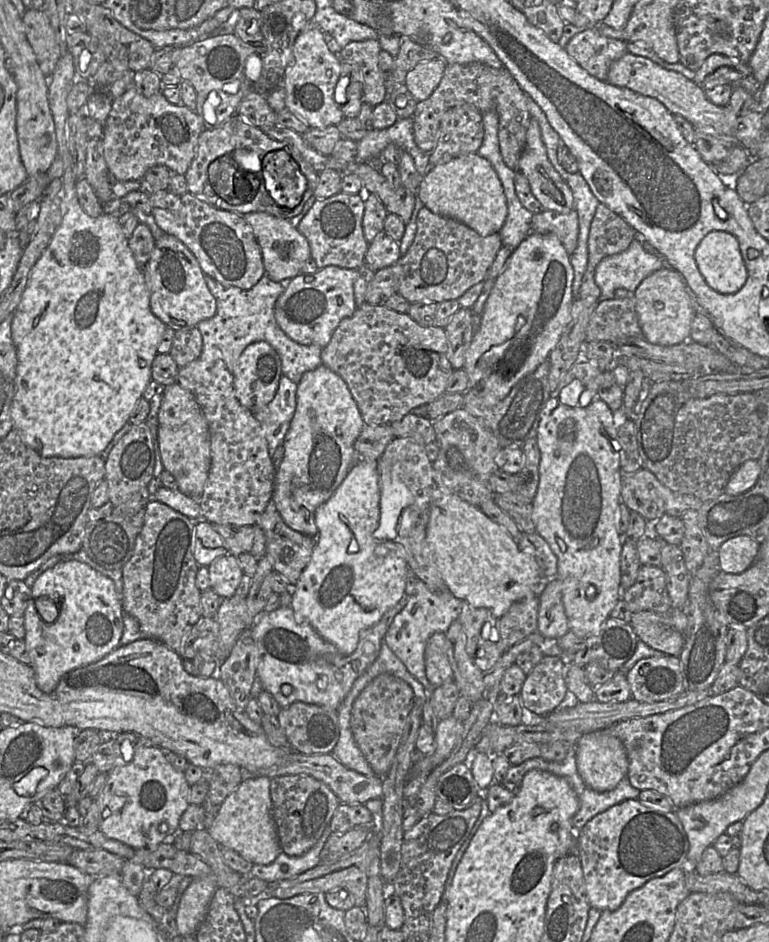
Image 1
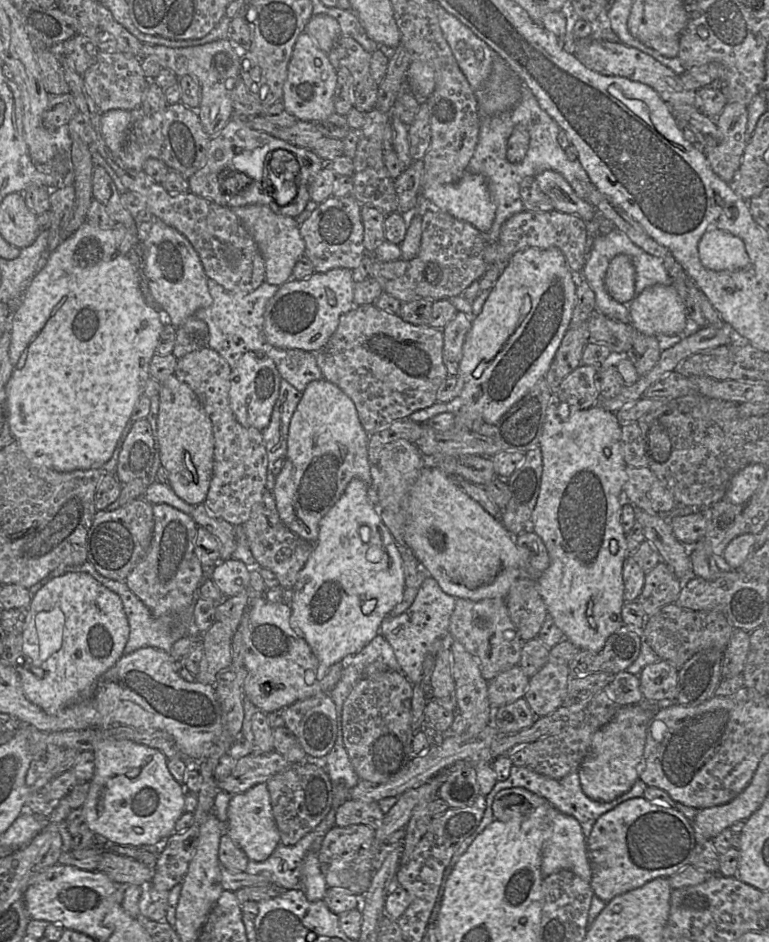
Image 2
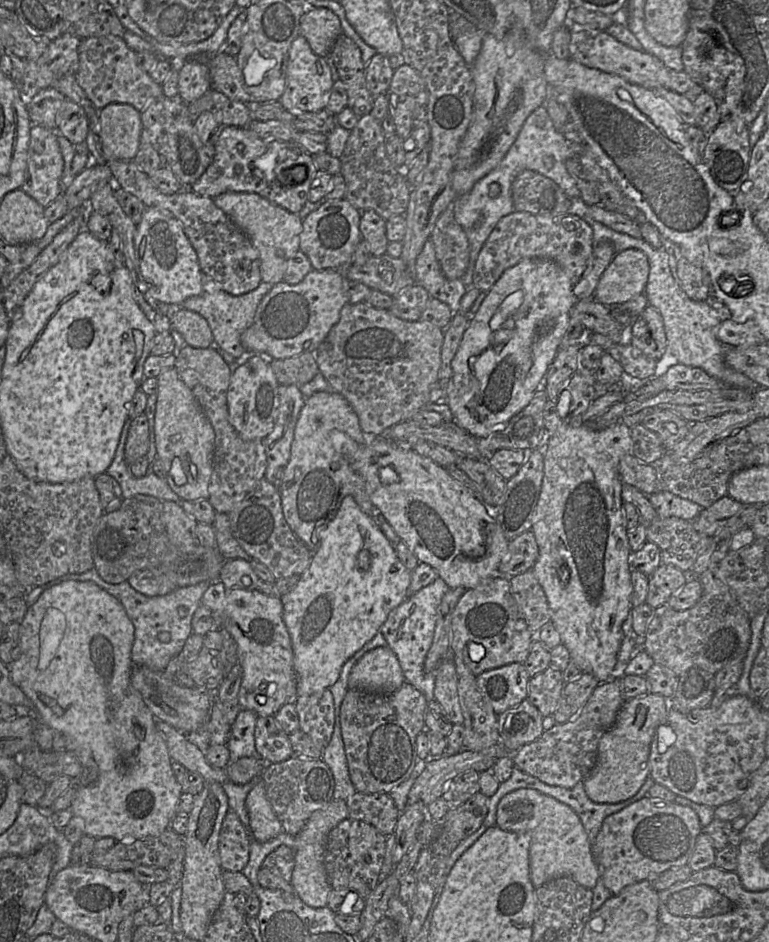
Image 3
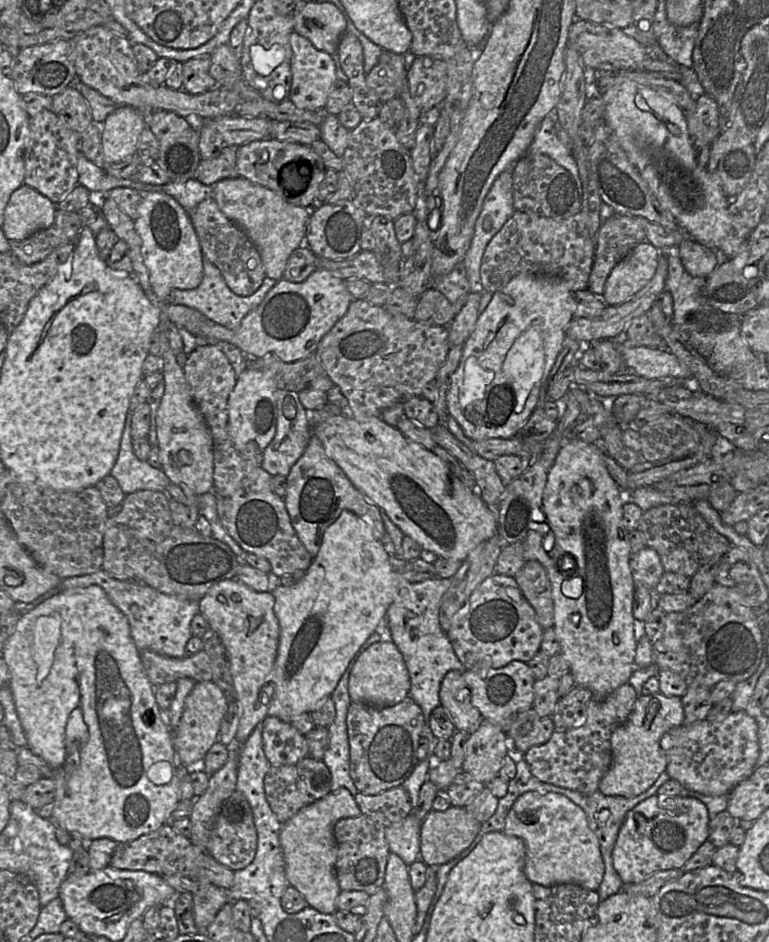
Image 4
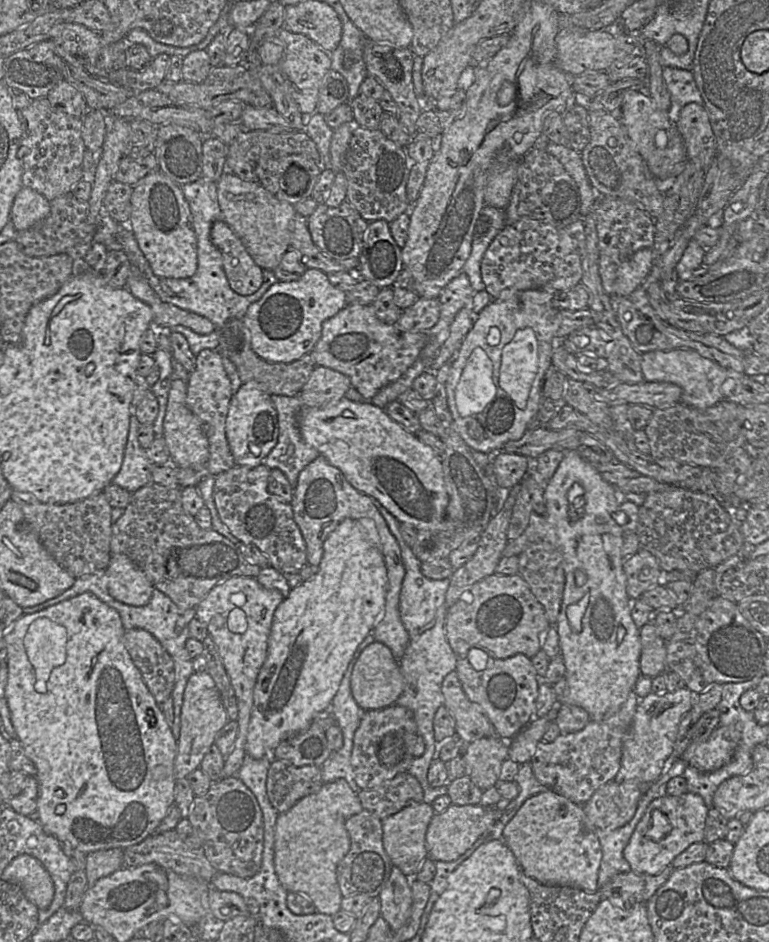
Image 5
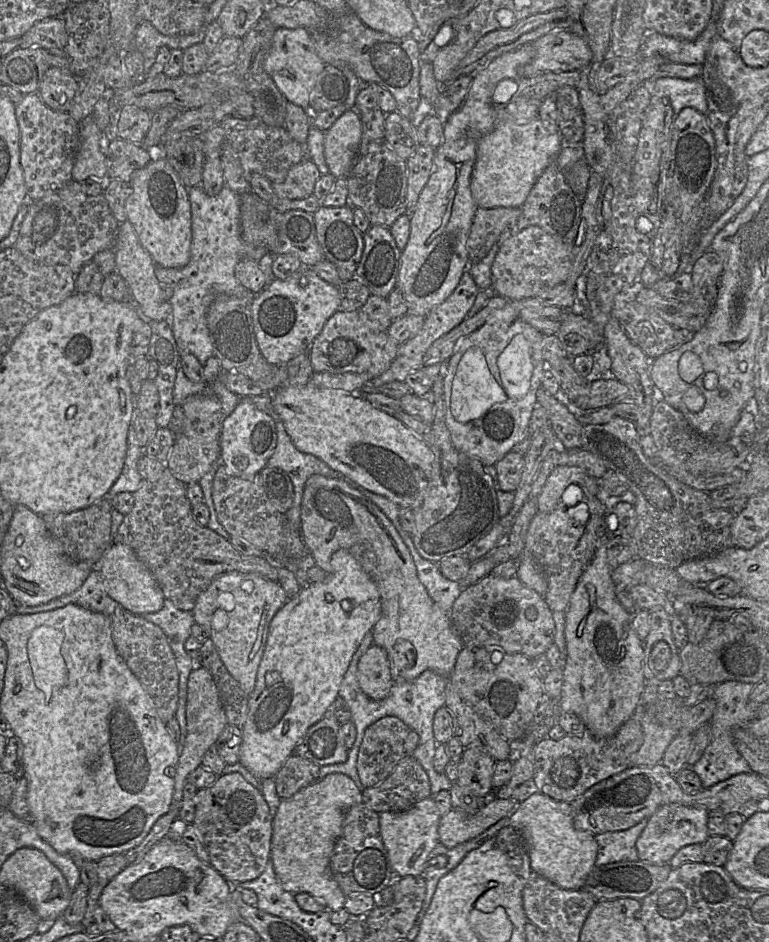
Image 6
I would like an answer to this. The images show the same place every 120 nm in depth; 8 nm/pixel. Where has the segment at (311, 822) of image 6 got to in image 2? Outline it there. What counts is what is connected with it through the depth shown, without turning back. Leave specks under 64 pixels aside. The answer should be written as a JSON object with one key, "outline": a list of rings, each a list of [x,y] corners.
{"outline":[[[311,848],[302,861],[301,889],[310,902],[323,900],[328,889],[320,869],[318,851],[319,849]]]}

